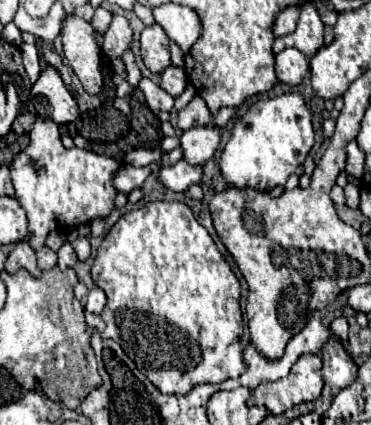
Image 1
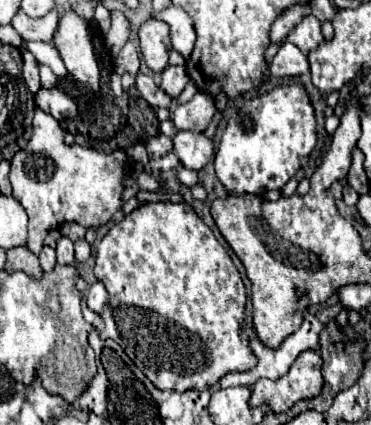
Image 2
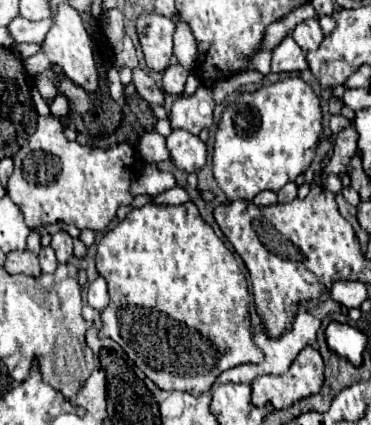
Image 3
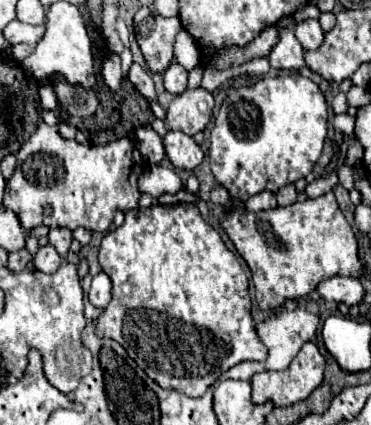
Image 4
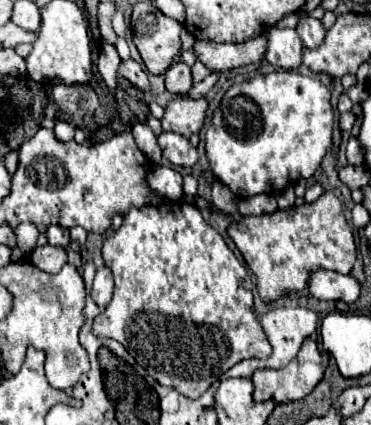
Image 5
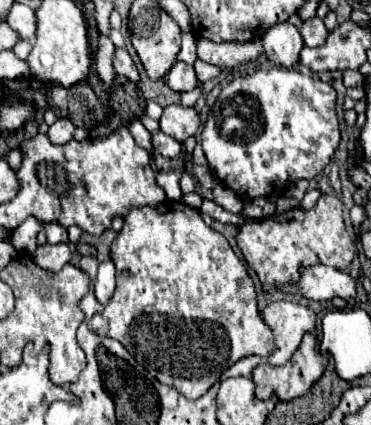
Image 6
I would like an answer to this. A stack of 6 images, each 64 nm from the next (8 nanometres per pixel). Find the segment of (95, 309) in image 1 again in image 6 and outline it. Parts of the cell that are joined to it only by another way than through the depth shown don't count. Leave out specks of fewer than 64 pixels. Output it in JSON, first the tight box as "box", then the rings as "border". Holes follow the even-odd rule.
{"box":[94,260,116,306],"border":[[[104,260],[98,268],[98,276],[94,280],[94,294],[96,294],[96,300],[104,306],[108,304],[108,300],[112,298],[114,294],[114,286],[116,286],[116,270],[114,270],[114,264],[112,260]]]}

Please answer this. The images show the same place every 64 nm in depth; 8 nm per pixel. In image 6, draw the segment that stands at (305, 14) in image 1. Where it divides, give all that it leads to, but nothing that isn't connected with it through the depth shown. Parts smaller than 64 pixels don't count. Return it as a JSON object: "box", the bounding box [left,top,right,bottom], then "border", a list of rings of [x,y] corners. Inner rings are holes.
{"box":[300,16,328,48],"border":[[[314,16],[314,18],[302,22],[300,34],[302,34],[304,44],[310,46],[310,48],[314,48],[314,46],[322,46],[322,44],[324,44],[324,40],[326,40],[326,36],[328,36],[328,30],[324,28],[324,22]]]}

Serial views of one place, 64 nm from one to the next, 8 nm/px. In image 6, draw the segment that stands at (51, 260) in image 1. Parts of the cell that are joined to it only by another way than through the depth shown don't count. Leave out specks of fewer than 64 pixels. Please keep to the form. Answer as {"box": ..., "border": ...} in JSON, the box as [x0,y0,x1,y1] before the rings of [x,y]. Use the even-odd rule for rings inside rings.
{"box":[32,244,70,272],"border":[[[44,244],[36,248],[32,258],[40,268],[50,272],[60,272],[60,268],[70,260],[70,248],[68,244],[56,244],[56,246]]]}

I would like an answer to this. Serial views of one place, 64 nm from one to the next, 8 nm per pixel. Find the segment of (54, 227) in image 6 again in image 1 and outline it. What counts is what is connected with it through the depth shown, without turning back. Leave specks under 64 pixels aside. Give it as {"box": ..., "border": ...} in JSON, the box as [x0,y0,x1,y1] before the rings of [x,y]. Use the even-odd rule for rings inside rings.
{"box":[58,242,78,270],"border":[[[64,242],[64,246],[58,250],[58,268],[60,270],[68,270],[68,268],[74,268],[78,262],[78,256],[76,252],[72,250],[70,242]]]}

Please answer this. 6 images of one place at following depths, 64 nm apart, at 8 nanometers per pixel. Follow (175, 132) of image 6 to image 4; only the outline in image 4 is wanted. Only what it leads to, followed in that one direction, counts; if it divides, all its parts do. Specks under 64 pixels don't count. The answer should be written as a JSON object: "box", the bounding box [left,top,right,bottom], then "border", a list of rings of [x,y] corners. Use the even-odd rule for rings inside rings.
{"box":[166,88,214,136],"border":[[[204,88],[186,90],[178,94],[166,114],[168,130],[182,130],[188,136],[204,130],[212,118],[214,96]]]}

